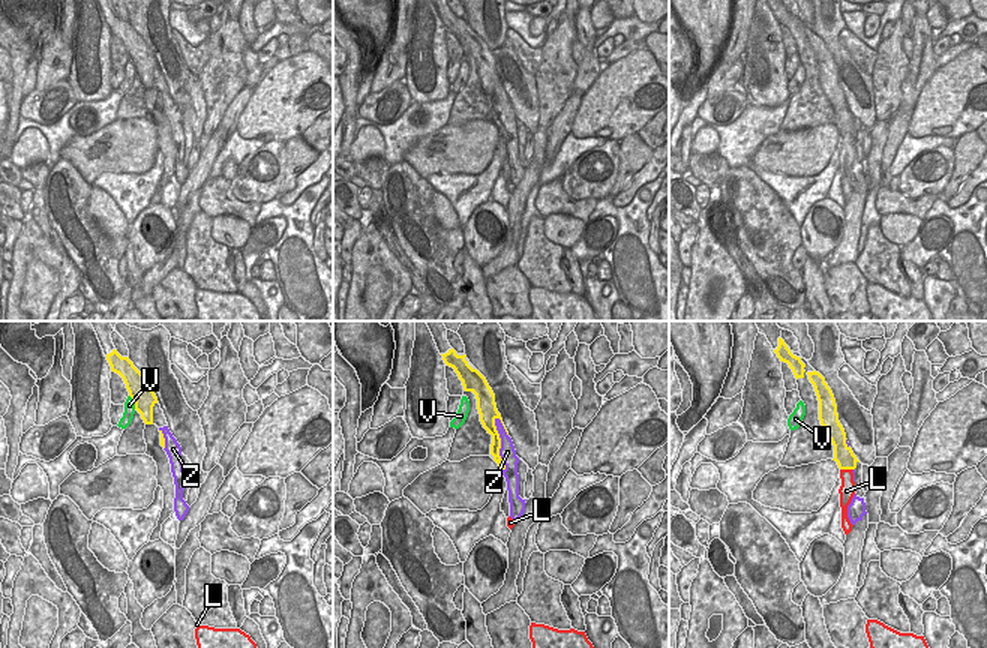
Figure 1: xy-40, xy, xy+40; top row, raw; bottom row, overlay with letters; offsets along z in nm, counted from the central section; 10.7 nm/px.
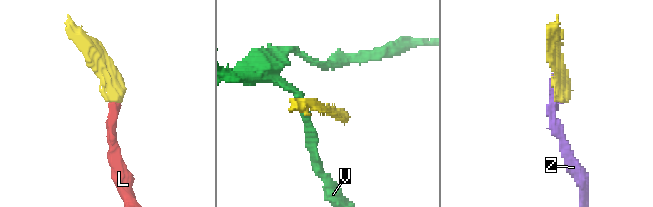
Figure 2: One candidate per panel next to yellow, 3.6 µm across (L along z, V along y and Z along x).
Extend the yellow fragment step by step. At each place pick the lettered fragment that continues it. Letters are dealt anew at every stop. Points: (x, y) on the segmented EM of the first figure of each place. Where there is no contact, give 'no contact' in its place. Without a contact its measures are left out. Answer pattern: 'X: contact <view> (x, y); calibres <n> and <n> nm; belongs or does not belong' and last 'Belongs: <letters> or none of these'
L: contact xy+40 (846, 468); calibres 220 and 170 nm; belongs
V: contact xy-40 (134, 401); calibres 240 and 130 nm; does not belong
Z: contact xy (500, 444); calibres 130 and 170 nm; does not belong
Belongs: L

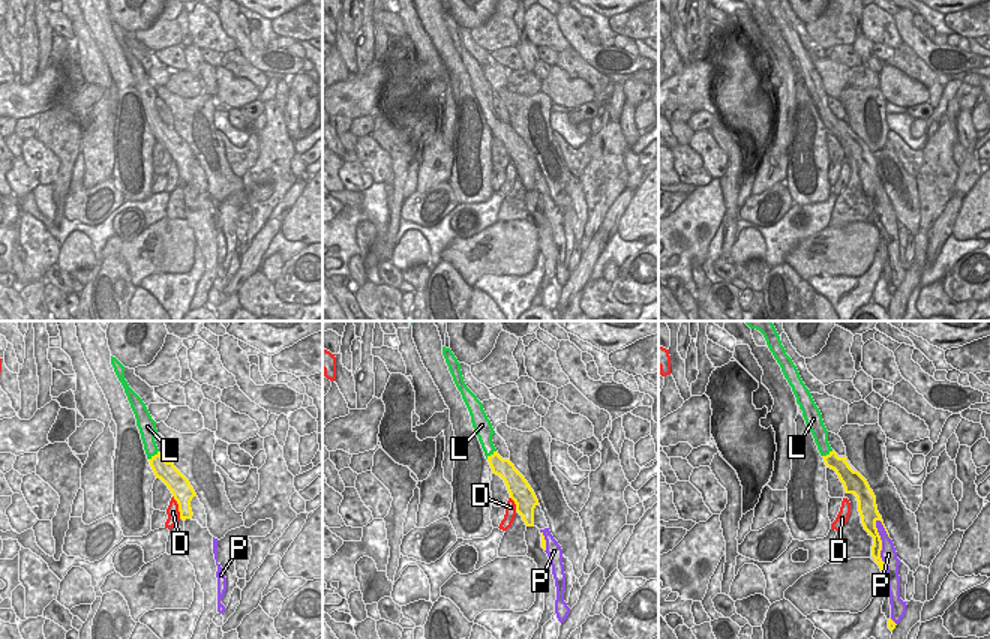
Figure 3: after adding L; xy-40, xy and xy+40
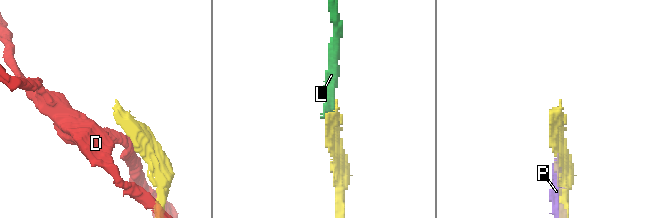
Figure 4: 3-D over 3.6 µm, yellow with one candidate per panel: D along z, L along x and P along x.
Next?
D: contact xy-40 (179, 507); calibres 240 and 130 nm; does not belong
L: contact xy-40 (155, 455); calibres 200 and 160 nm; belongs
P: contact xy+40 (881, 546); calibres 130 and 170 nm; does not belong
Belongs: L

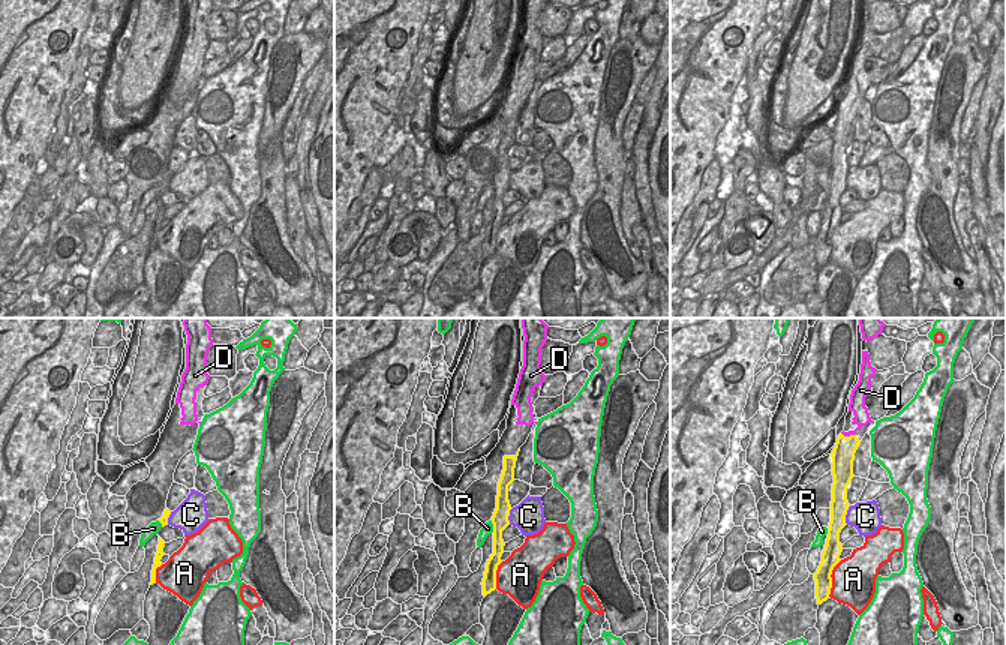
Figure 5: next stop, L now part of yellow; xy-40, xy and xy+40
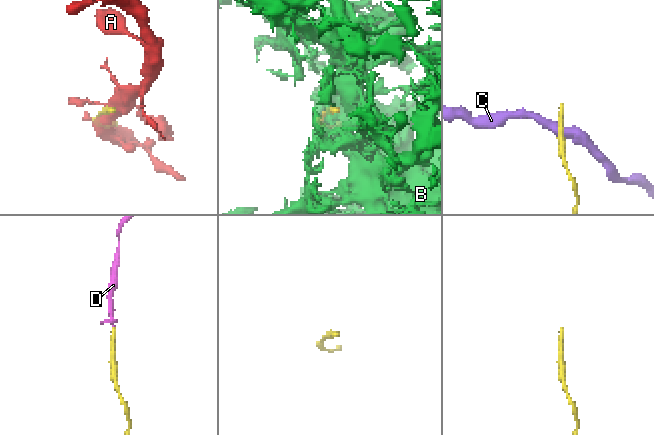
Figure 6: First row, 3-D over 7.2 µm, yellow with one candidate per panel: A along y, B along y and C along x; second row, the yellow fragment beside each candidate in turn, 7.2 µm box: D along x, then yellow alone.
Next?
A: contact xy+40 (831, 578); calibres 190 and 480 nm; does not belong
B: contact xy (494, 527); calibres 190 and 130 nm; does not belong
C: contact xy+40 (844, 516); calibres 190 and 320 nm; does not belong
D: contact xy+40 (850, 435); calibres 260 and 160 nm; belongs
Belongs: D

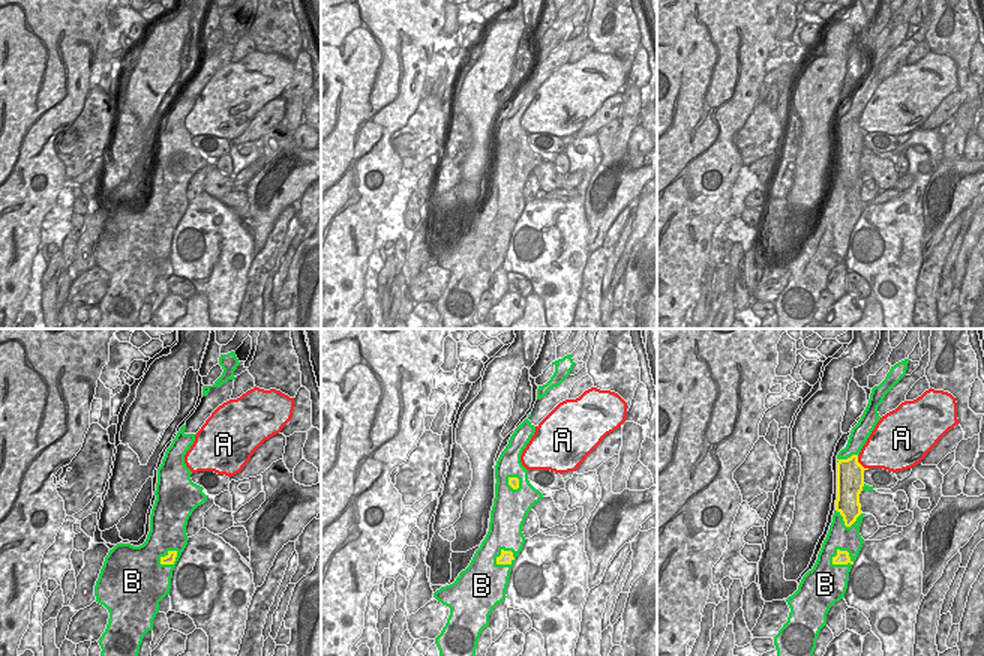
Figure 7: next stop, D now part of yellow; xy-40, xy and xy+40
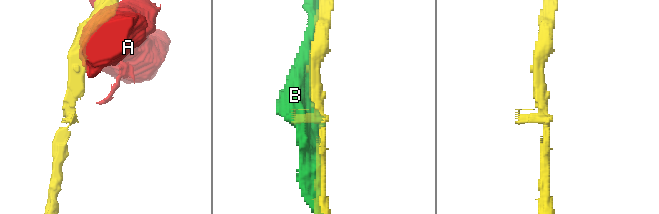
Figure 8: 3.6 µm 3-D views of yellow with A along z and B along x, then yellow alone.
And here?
A: contact xy+40 (860, 464); calibres 280 and 360 nm; does not belong
B: contact xy+40 (848, 554); calibres 140 and 260 nm; does not belong
Belongs: none of these

